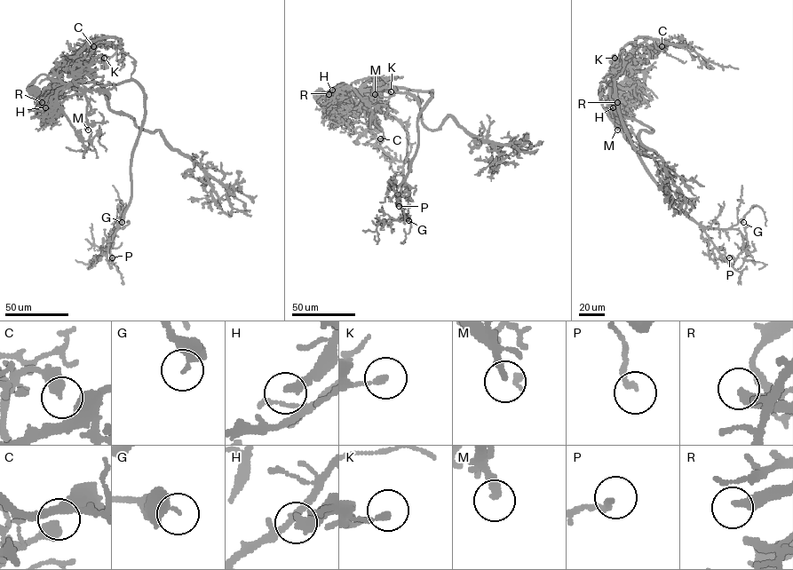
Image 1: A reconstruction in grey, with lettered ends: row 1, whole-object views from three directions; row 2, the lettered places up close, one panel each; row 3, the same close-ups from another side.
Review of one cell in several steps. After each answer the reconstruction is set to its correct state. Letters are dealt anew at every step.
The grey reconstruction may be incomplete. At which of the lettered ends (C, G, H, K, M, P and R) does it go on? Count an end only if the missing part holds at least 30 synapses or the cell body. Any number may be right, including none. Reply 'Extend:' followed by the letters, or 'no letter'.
Extend: H, M, R

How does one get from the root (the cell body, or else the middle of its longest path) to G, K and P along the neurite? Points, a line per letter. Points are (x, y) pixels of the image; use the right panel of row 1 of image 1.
G: (617, 91), (631, 74), (610, 84), (614, 81), (625, 131), (661, 189), (704, 226), (743, 222)
K: (617, 91), (620, 91), (632, 75), (630, 79), (615, 83), (610, 71), (617, 65), (614, 58)
P: (617, 91), (631, 74), (610, 84), (614, 81), (632, 147), (653, 180), (729, 257)

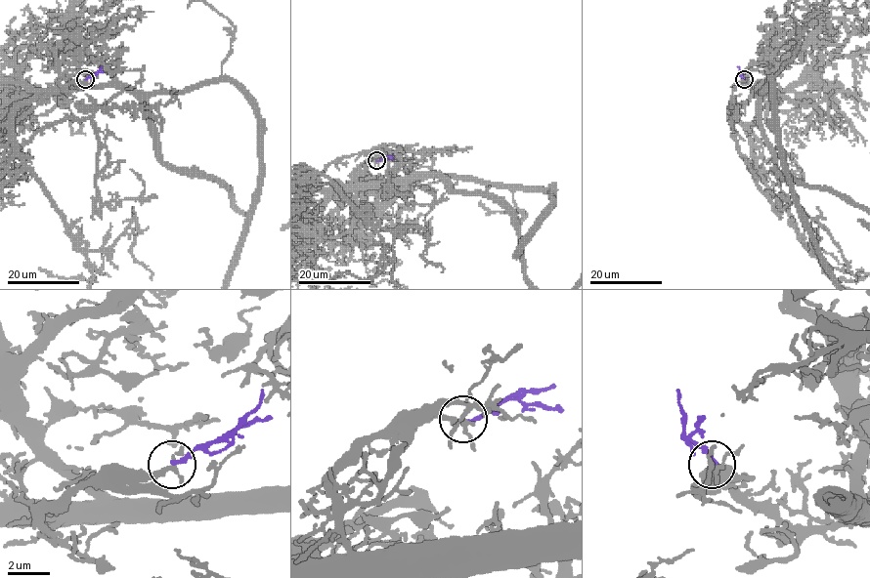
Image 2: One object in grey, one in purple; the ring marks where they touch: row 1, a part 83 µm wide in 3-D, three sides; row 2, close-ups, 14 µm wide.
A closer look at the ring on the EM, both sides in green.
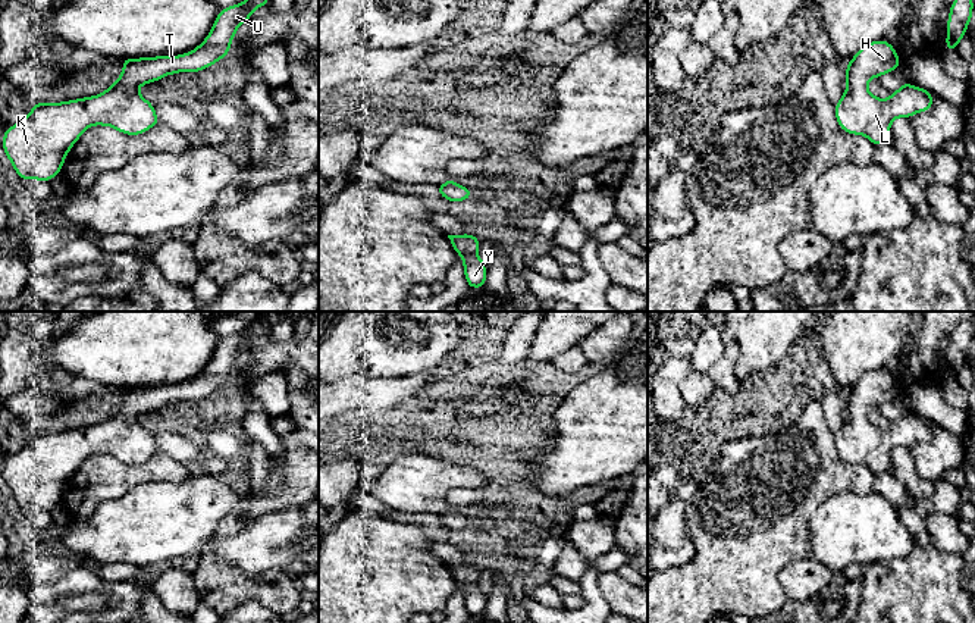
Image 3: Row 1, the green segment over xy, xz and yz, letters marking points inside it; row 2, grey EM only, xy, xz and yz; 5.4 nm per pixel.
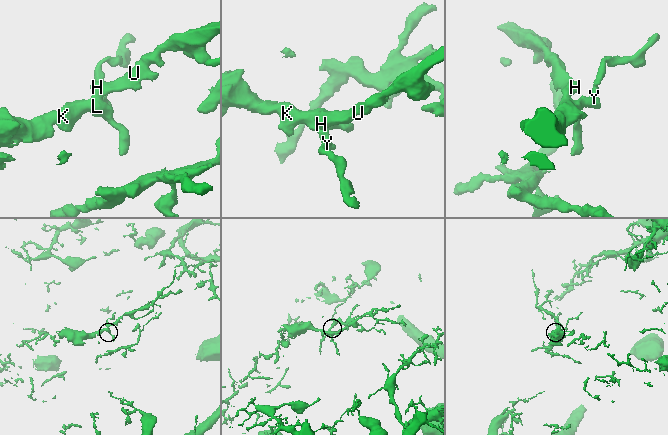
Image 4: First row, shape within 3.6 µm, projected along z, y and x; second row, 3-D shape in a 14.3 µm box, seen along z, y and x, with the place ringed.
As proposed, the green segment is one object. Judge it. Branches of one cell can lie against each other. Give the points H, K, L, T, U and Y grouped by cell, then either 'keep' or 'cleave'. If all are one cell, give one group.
H K L T U Y | keep

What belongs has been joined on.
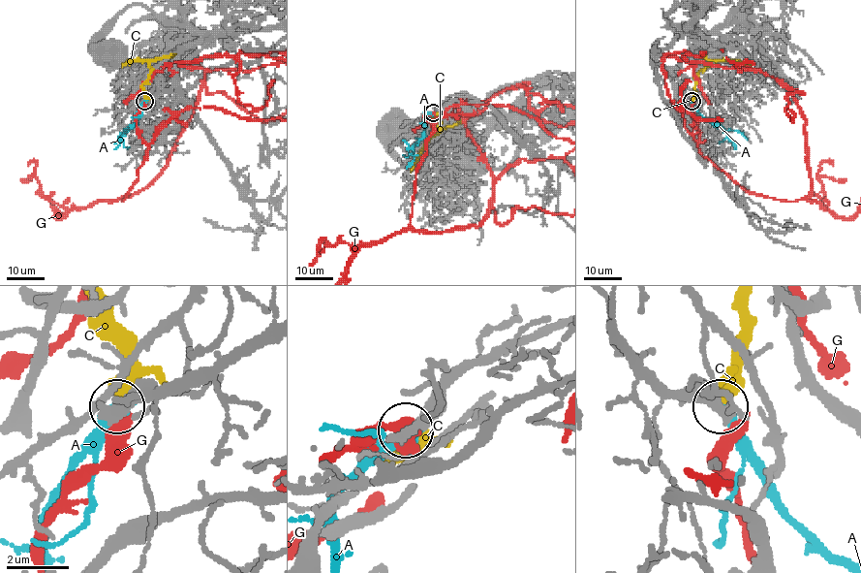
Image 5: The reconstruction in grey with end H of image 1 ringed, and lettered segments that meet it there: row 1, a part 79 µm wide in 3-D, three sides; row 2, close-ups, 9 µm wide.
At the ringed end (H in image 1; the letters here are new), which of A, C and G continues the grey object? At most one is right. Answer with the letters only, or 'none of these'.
A

